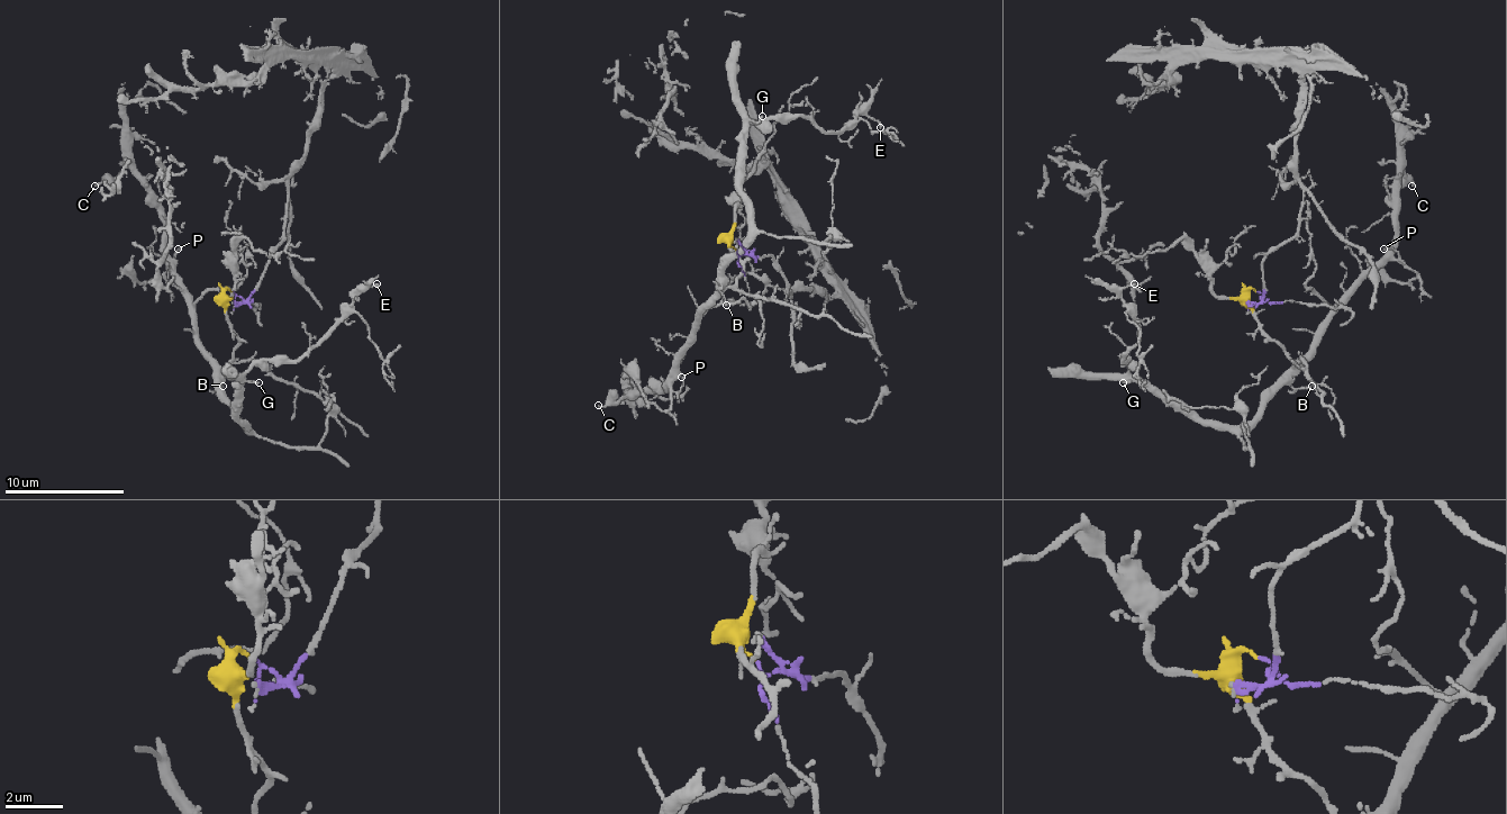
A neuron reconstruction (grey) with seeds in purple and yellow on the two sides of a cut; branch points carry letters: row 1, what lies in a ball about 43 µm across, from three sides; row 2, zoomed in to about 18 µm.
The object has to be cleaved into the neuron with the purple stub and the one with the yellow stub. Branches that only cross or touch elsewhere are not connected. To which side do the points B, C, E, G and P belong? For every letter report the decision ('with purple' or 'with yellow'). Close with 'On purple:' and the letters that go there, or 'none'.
B: with yellow
C: with yellow
E: with yellow
G: with yellow
P: with yellow
On purple: none

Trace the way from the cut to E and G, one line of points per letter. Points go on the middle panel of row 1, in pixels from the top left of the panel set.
E: (733, 247), (731, 287), (751, 123), (843, 132), (868, 114), (879, 128)
G: (733, 247), (727, 242), (742, 271), (727, 287), (724, 265), (745, 242), (742, 134), (747, 123), (763, 117)

